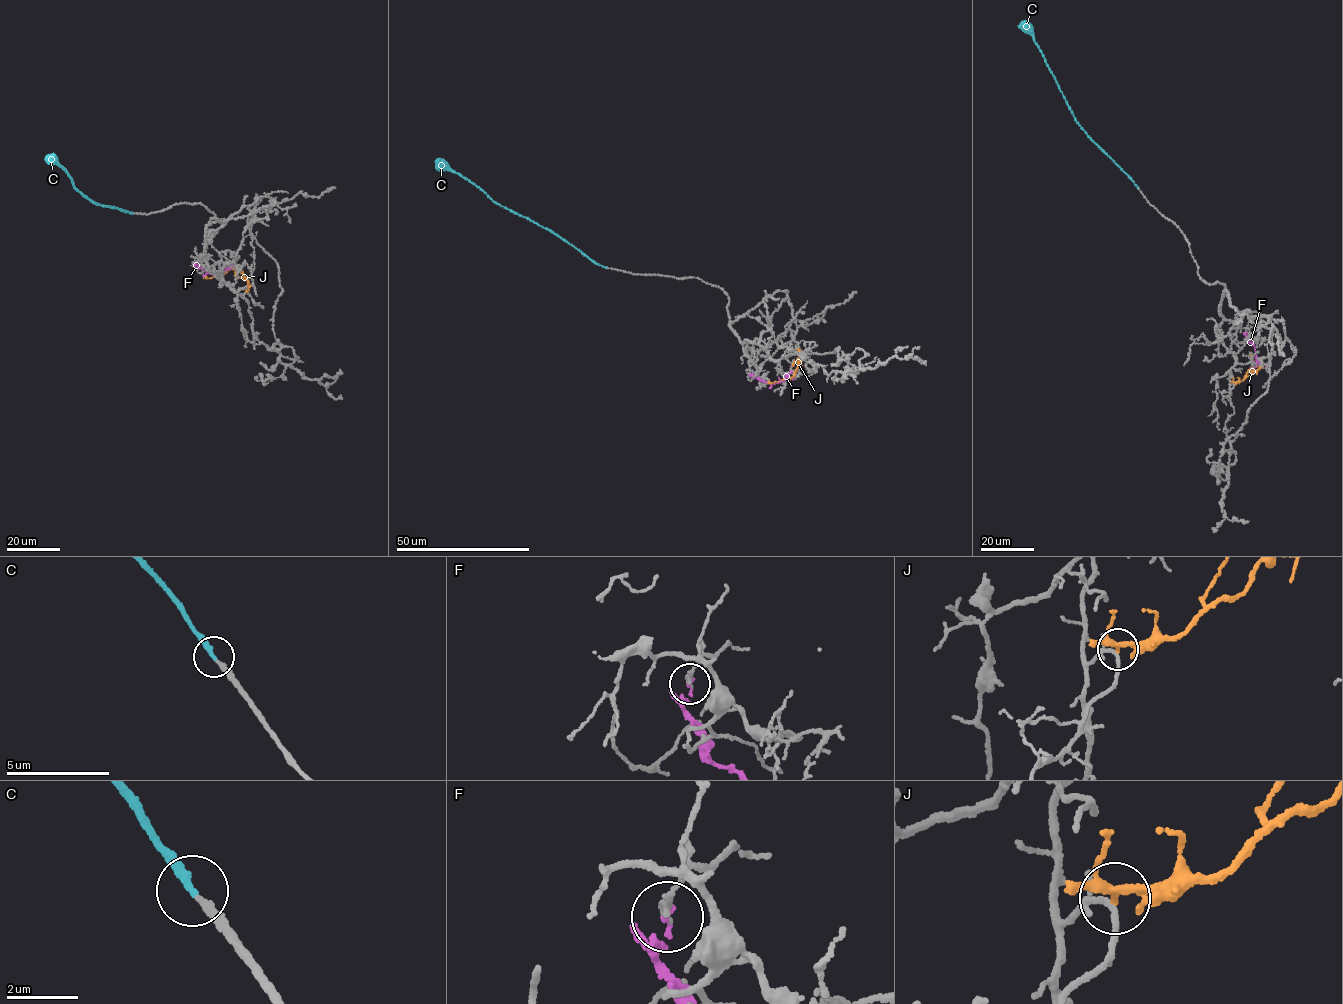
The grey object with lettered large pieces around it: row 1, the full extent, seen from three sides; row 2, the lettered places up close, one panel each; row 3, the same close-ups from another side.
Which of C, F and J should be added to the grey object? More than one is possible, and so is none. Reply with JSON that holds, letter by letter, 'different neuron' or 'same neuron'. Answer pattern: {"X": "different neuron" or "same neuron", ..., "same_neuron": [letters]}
{"C": "same neuron", "F": "different neuron", "J": "different neuron", "same_neuron": ["C"]}

